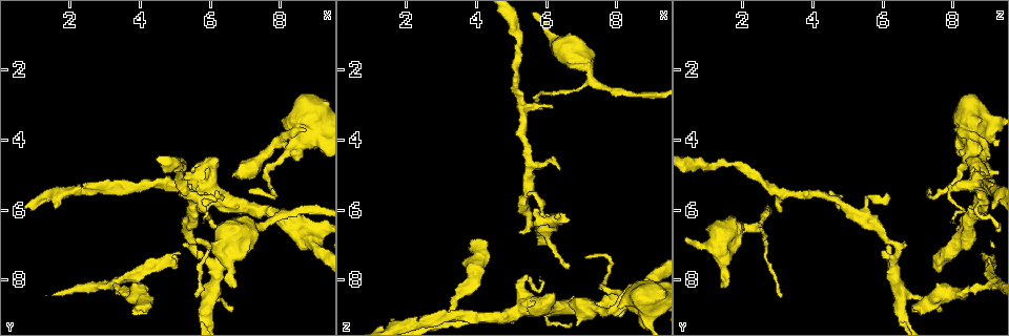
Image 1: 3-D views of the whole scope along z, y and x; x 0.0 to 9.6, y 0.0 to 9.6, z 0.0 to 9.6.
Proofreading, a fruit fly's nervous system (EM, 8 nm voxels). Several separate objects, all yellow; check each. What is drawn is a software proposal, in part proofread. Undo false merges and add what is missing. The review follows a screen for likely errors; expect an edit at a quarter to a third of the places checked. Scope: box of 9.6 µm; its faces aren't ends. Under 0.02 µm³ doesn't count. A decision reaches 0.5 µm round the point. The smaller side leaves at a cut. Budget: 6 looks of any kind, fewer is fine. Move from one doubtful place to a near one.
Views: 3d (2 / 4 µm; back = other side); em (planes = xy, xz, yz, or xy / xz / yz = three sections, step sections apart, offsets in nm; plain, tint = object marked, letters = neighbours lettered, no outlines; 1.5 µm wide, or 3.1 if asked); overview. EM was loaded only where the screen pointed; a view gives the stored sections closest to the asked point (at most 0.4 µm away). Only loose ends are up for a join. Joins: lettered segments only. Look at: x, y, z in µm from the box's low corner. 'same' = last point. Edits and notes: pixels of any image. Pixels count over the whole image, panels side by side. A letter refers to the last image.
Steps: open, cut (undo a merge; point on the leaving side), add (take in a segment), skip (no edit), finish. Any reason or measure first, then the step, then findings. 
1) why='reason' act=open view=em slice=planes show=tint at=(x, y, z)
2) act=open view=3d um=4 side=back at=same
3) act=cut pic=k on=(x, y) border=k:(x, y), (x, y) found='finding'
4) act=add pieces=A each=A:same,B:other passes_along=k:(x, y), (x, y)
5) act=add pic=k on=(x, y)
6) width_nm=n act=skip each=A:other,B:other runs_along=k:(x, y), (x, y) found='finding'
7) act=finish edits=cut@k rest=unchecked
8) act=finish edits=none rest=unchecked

act=open view=3d um=4 at=(8.00, 4.45, 9.05)

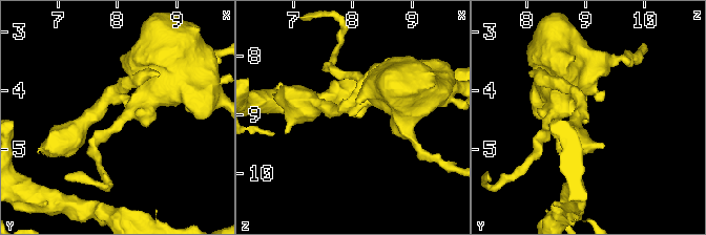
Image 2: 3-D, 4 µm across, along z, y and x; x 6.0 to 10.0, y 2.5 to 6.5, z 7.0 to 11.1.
why='shape alone is not enough' act=open view=em slice=planes show=letters at=same

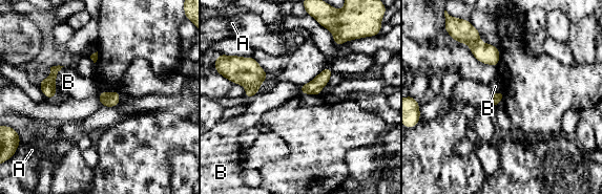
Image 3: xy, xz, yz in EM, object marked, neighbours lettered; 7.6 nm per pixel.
act=cut pic=3 on=(460, 29) each=A:other,B:other border=3:(479, 41), (470, 45) found='two cells meet here'

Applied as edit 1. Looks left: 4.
why='sudden change in width' act=open view=3d um=2 at=(7.40, 6.45, 2.35)

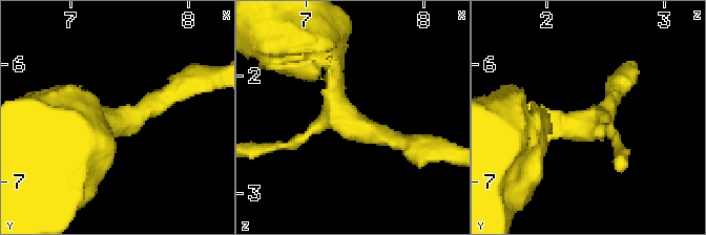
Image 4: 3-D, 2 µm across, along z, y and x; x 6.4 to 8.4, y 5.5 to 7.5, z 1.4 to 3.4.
arms=3 act=open view=em slice=xy step=8 show=letters at=(7.36, 6.50, 2.40)

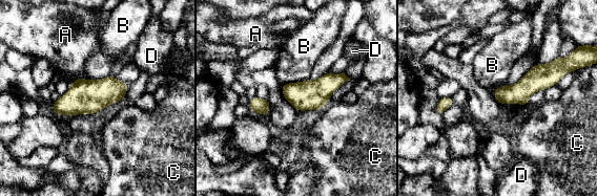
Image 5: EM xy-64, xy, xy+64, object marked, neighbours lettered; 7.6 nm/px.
why='another direction' act=open view=em slice=planes show=letters at=same

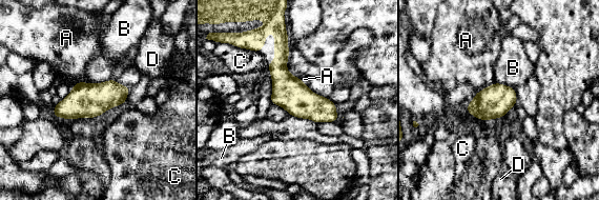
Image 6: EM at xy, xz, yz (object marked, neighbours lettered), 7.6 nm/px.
act=skip each=A:other,B:other,C:other,D:other runs_along=6:(283, 39), (281, 75), (334, 119) found='all the same cell'

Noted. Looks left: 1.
why='an open end' act=open view=em slice=planes show=letters at=(5.80, 6.05, 3.05)

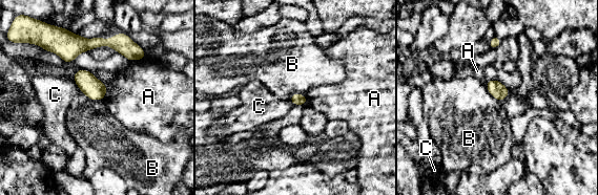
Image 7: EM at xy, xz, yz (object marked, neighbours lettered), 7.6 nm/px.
longest_contact=B:180nm act=skip each=A:other,B:other,C:other border=7:(82, 92), (93, 100), (103, 100) found='no lettered segment goes on from it'

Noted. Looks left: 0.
act=finish edits=cut@3 rest=unchecked

